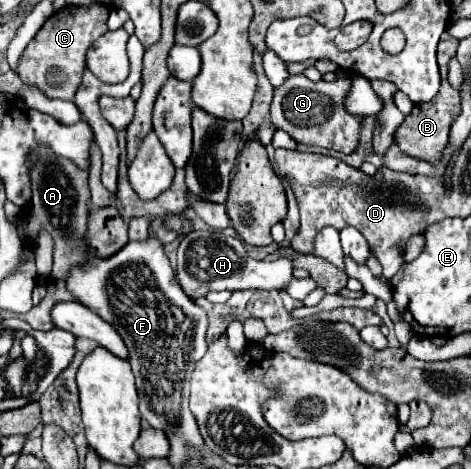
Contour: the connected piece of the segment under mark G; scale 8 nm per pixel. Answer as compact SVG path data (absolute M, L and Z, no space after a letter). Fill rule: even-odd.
M338 71L334 81L318 81L318 83L310 81L302 73L292 75L280 87L274 89L270 119L276 129L284 129L296 141L352 153L358 143L362 117L350 115L344 109L342 99L348 93L348 89L350 89L350 79L344 75L344 71Z

